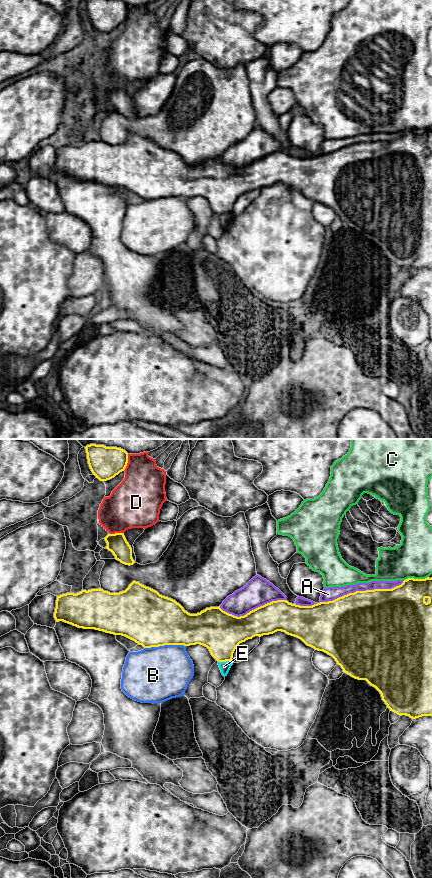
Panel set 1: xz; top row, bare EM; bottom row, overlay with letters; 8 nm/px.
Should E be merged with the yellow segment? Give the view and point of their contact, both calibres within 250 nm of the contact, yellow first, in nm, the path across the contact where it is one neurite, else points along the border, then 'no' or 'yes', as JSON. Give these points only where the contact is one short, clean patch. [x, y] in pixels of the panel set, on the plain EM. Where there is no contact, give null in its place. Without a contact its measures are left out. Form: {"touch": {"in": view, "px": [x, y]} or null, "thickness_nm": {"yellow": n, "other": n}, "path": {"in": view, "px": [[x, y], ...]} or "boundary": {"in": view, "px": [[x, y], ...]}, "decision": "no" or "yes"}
{"touch": {"in": "xz", "px": [224, 213]}, "thickness_nm": {"yellow": 320, "other": 80}, "boundary": {"in": "xz", "px": [[230, 212], [218, 214]]}, "decision": "no"}

